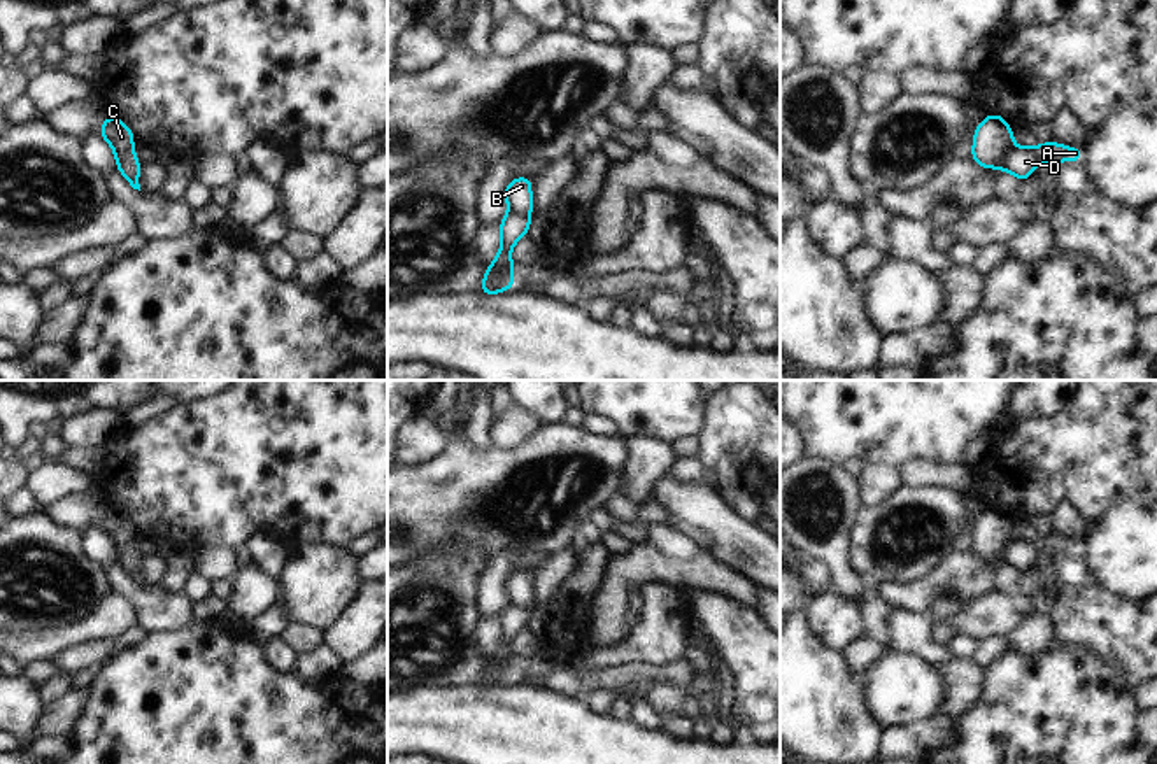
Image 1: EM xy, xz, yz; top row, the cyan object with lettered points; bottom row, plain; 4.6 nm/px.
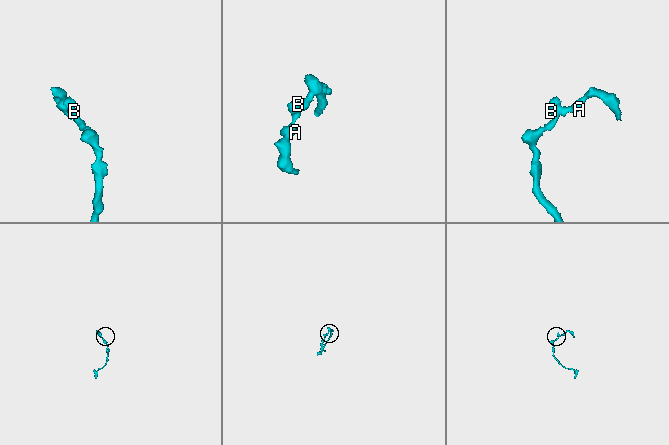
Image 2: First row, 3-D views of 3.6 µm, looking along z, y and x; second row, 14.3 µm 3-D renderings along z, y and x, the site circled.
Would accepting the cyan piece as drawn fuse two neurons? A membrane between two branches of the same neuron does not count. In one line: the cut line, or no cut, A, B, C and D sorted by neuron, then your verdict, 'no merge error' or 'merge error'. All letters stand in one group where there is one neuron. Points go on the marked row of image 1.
cut xz (509, 211), (530, 216); groups A D / B C; merge error

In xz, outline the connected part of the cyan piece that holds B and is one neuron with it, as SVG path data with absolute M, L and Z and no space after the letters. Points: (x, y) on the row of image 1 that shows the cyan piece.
M512 179L505 189L508 212L531 216L531 179Z

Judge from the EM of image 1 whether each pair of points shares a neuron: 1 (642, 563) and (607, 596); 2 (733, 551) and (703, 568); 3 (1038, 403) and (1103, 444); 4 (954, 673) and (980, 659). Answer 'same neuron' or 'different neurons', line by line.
1: same neuron
2: different neurons
3: different neurons
4: different neurons

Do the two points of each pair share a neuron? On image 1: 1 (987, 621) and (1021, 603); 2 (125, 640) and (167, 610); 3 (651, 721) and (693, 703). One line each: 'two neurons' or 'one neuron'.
1: one neuron
2: two neurons
3: two neurons

